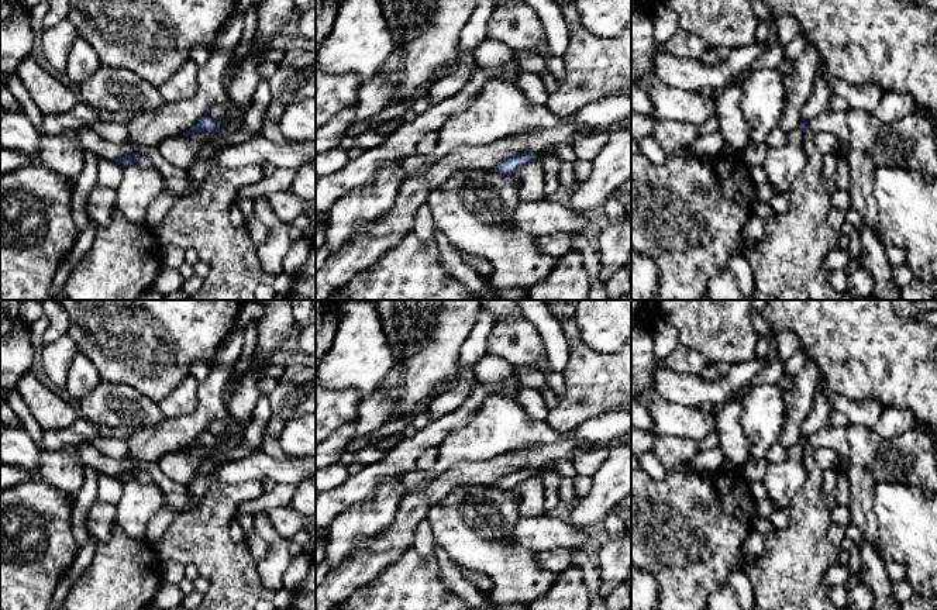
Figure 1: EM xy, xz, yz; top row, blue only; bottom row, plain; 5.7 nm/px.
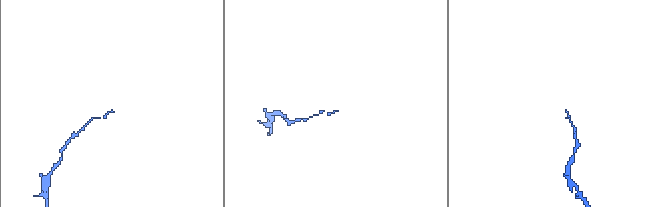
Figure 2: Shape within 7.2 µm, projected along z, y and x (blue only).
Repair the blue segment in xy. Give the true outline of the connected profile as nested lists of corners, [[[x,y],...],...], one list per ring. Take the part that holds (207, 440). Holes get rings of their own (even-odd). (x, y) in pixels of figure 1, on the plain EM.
[[[206,431],[193,444],[186,447],[183,451],[190,451],[190,449],[194,449],[197,447],[214,449],[217,445],[220,445],[220,442],[221,442],[221,437],[217,437],[217,435]]]

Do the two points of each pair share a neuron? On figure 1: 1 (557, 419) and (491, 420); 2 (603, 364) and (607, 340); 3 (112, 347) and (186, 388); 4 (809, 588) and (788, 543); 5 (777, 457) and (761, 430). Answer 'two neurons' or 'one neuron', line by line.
1: two neurons
2: two neurons
3: two neurons
4: one neuron
5: two neurons

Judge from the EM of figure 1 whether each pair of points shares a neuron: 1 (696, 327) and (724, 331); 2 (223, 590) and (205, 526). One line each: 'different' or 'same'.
1: same
2: same

